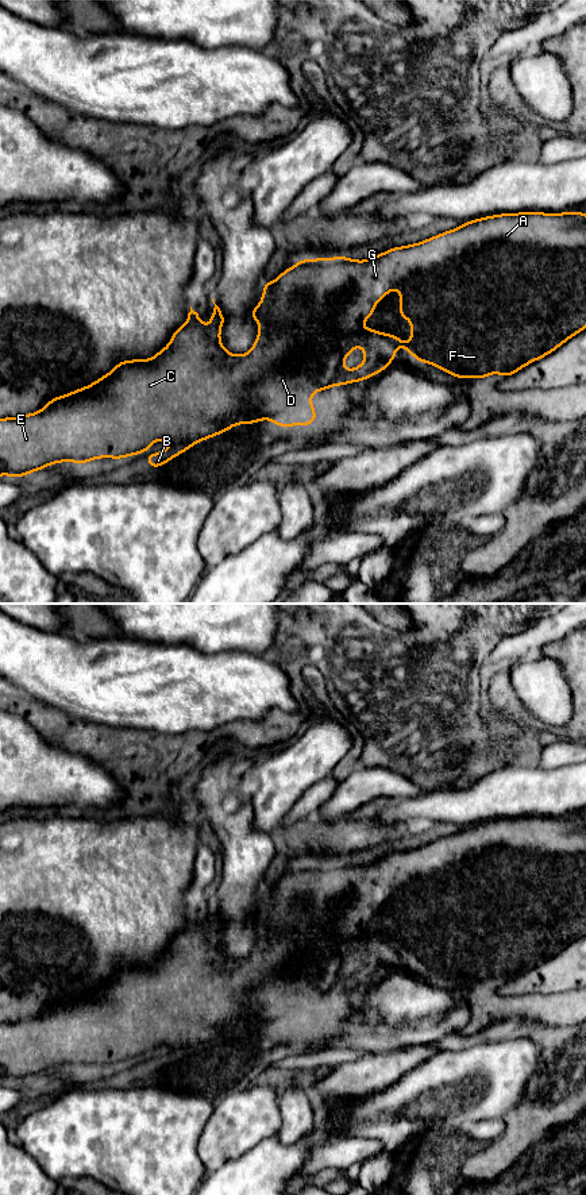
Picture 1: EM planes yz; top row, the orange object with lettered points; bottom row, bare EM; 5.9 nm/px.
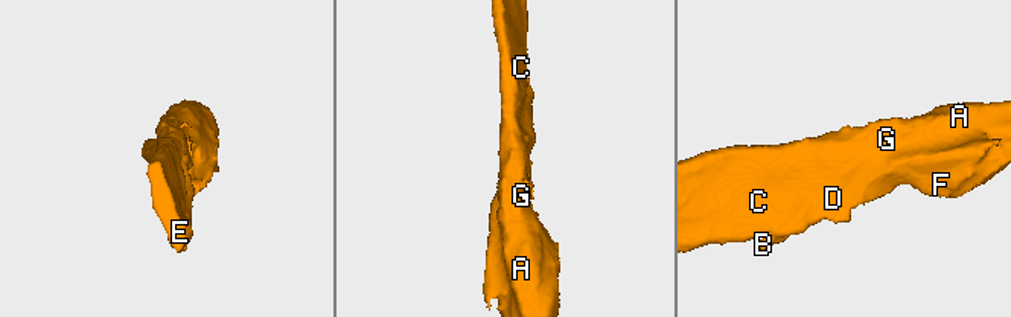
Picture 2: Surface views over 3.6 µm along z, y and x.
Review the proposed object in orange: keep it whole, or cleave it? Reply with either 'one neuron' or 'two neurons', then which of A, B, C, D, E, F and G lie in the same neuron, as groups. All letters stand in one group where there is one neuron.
two neurons; A C D E F G / B

